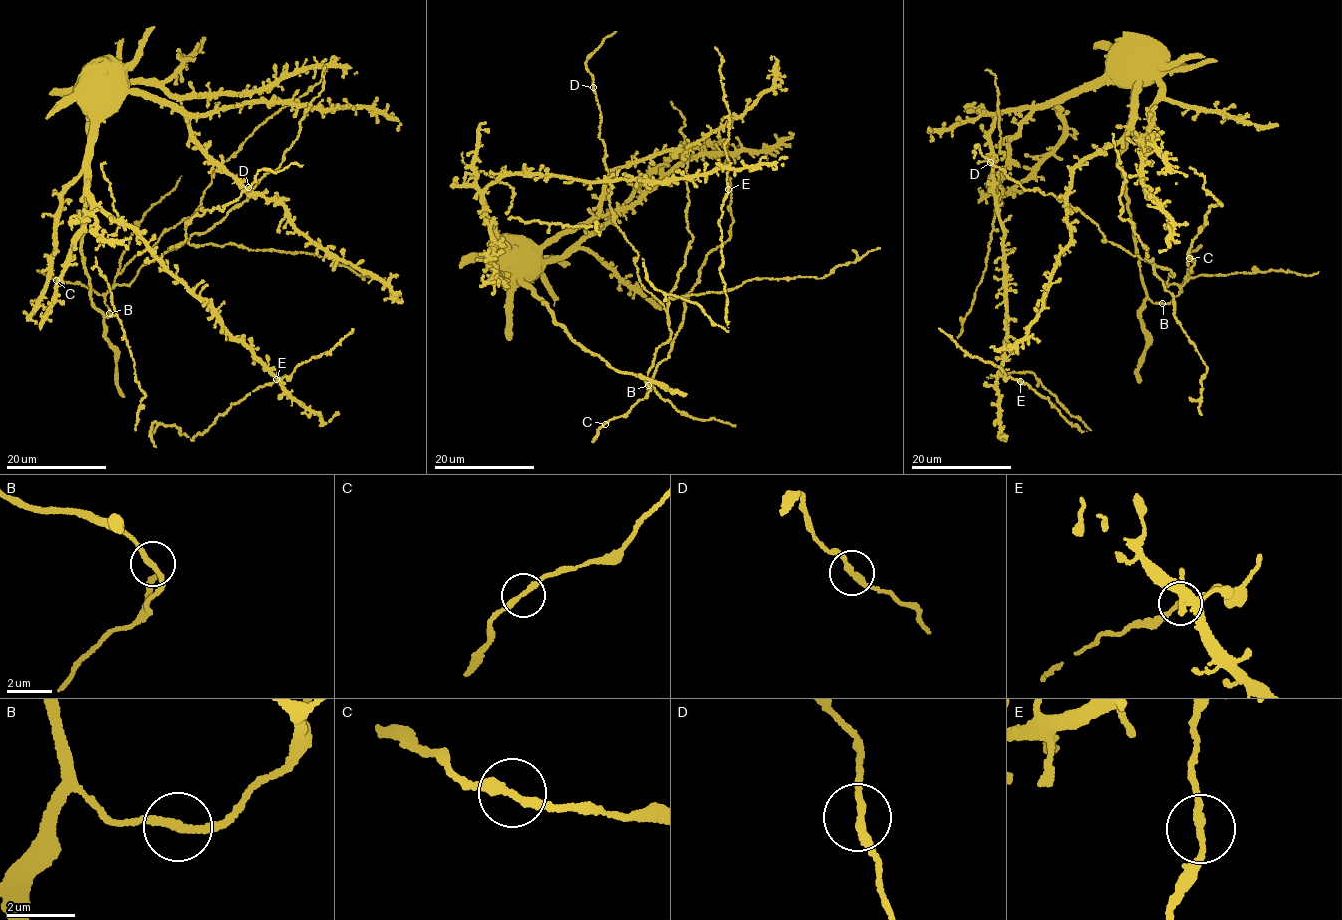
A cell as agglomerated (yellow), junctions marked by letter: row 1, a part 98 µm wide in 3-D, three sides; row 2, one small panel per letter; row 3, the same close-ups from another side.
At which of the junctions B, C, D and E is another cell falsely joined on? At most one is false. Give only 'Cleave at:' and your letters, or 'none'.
Cleave at: none

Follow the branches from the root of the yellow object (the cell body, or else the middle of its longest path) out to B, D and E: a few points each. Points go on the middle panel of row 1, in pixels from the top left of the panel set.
B: (513, 243), (508, 250), (517, 275), (546, 304), (557, 323), (615, 371), (637, 374), (648, 385)
D: (513, 243), (517, 275), (557, 323), (637, 374), (648, 395), (667, 310), (615, 221), (593, 87)
E: (513, 243), (506, 248), (491, 232), (483, 195), (507, 175), (654, 183), (724, 166), (728, 189)

